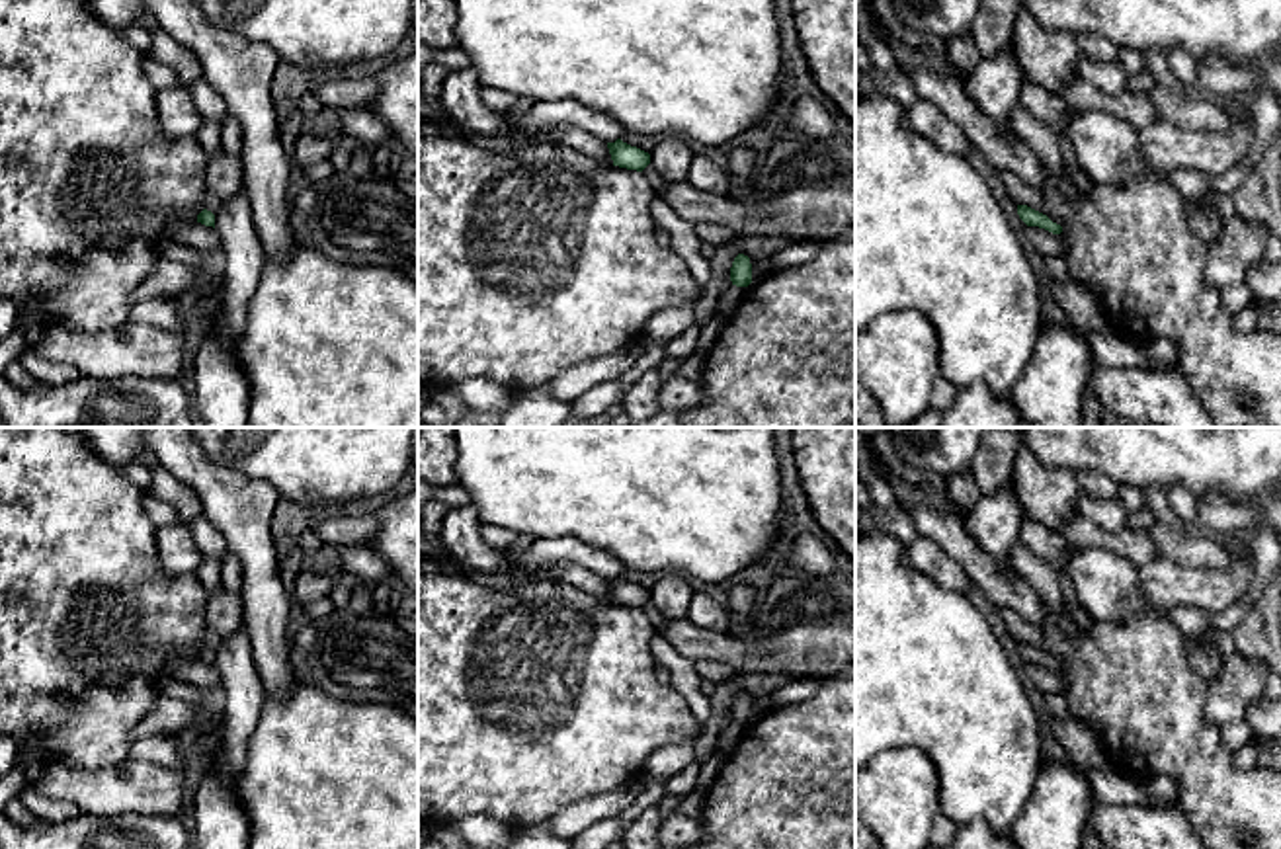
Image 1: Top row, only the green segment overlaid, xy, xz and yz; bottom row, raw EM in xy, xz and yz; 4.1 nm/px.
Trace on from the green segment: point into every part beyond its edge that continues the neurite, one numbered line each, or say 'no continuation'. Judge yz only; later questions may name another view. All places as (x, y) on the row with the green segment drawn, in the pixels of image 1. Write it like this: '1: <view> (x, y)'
no continuation

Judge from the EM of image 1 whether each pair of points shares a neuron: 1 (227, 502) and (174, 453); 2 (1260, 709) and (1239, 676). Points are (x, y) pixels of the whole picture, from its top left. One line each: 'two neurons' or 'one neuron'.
1: one neuron
2: two neurons

